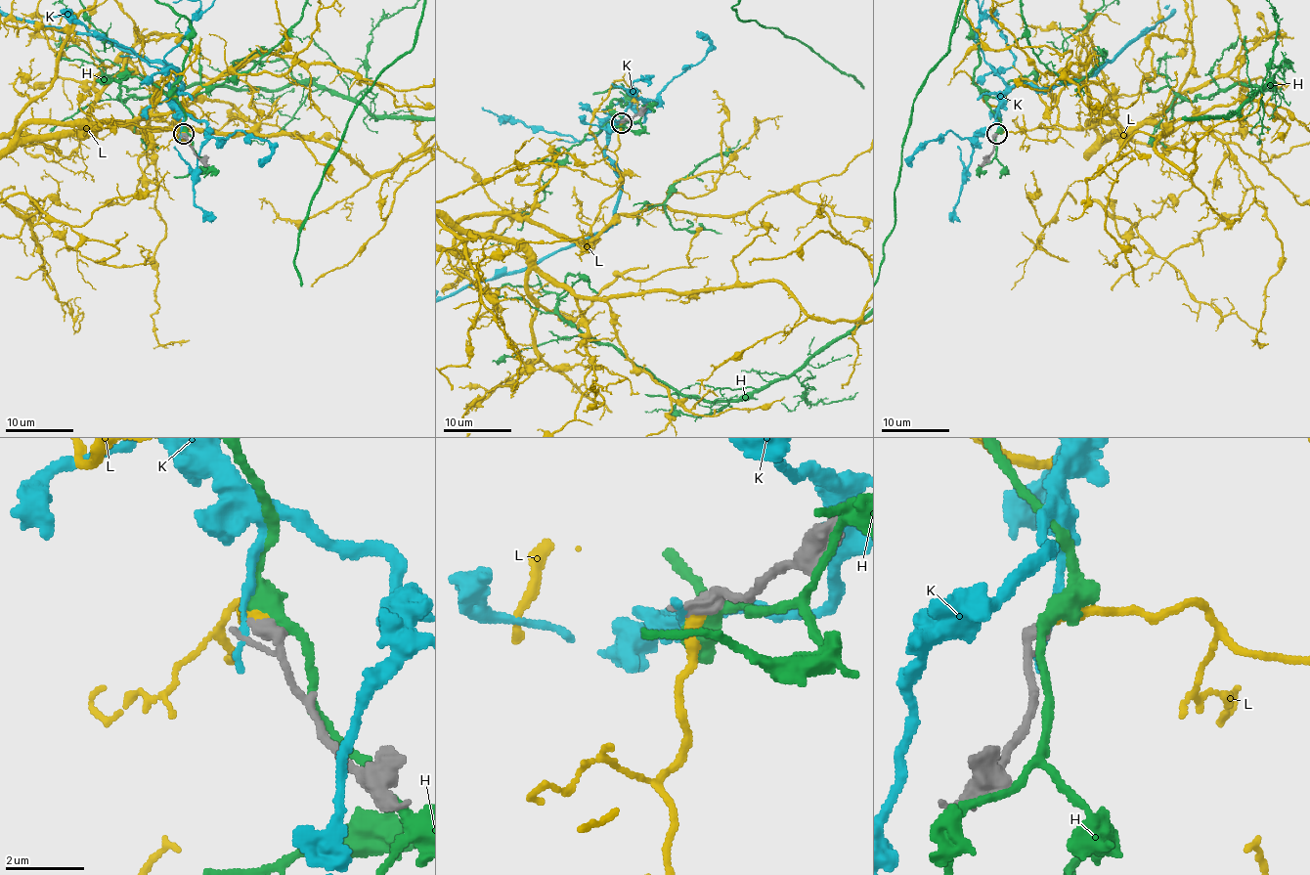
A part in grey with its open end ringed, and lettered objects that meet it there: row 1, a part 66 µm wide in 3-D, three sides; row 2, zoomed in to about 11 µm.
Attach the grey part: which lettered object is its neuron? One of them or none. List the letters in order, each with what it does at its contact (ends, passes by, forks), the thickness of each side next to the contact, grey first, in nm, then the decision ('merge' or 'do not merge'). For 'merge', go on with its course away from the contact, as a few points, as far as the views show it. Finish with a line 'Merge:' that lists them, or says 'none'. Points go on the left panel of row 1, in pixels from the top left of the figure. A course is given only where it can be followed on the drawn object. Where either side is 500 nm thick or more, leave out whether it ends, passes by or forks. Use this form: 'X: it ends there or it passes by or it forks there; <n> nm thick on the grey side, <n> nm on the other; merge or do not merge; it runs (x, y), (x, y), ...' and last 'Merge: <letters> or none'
H: it passes by; 460 nm thick on the grey side, 400 nm on the other; do not merge
K: it ends there; 440 nm thick on the grey side, 190 nm on the other; do not merge
L: it ends there; 440 nm thick on the grey side, 360 nm on the other; merge
Merge: L

